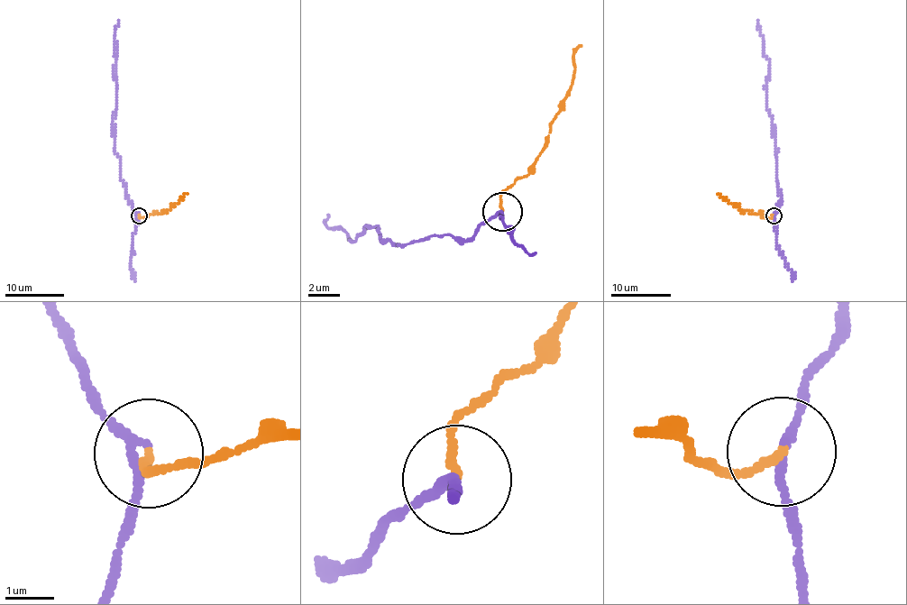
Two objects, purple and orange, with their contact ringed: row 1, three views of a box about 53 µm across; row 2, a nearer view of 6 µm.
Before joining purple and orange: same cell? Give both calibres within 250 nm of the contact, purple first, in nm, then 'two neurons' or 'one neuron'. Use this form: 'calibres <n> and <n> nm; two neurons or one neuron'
calibres 160 and 160 nm; one neuron

